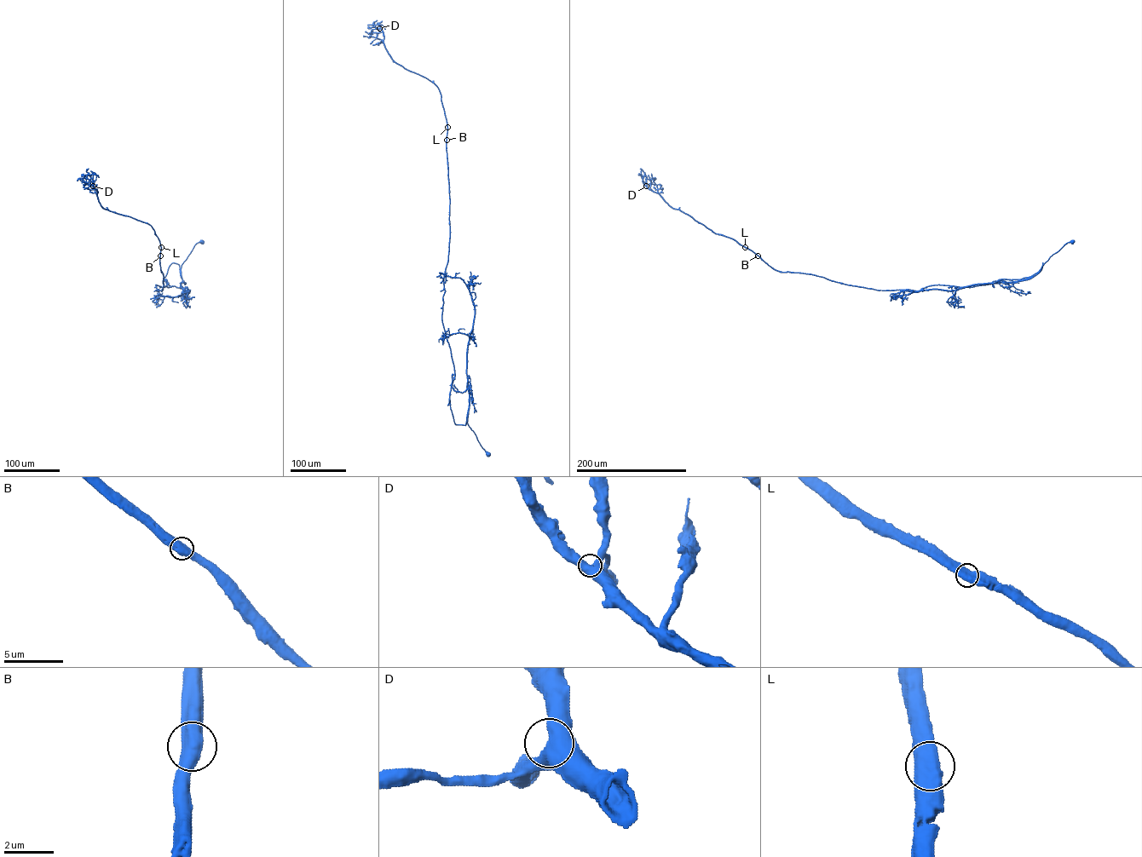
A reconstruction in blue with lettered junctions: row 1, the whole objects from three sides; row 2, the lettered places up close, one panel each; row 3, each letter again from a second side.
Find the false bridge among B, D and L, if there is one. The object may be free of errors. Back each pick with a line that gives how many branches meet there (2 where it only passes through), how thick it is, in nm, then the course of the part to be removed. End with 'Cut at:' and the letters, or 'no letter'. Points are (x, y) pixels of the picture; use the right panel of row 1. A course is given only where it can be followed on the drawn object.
Cut at: no letter

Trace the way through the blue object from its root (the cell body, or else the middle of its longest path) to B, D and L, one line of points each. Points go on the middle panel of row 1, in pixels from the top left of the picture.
B: (487, 454), (467, 422), (470, 398), (464, 425), (455, 423), (450, 408), (454, 370), (441, 318), (446, 140)
D: (487, 454), (467, 422), (470, 398), (464, 425), (455, 423), (450, 408), (441, 94), (394, 60), (379, 28)
L: (487, 454), (467, 422), (470, 398), (464, 425), (455, 423), (450, 408), (454, 370), (441, 318), (447, 127)

